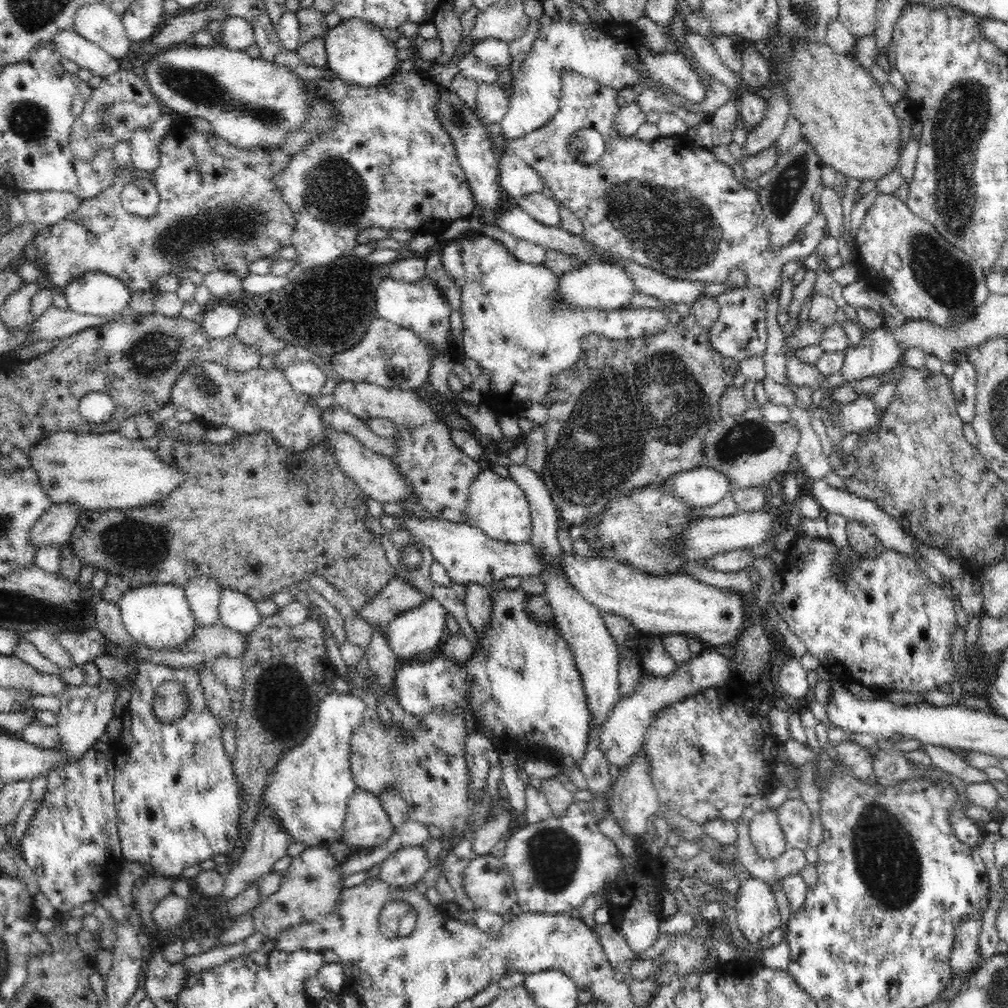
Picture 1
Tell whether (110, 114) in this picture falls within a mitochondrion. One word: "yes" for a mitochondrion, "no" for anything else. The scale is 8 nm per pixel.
yes

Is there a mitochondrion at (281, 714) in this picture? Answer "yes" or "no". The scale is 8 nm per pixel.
yes

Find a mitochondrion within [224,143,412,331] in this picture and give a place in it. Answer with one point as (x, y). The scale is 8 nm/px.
(336, 195)

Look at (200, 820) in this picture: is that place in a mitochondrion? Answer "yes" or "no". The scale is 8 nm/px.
no

